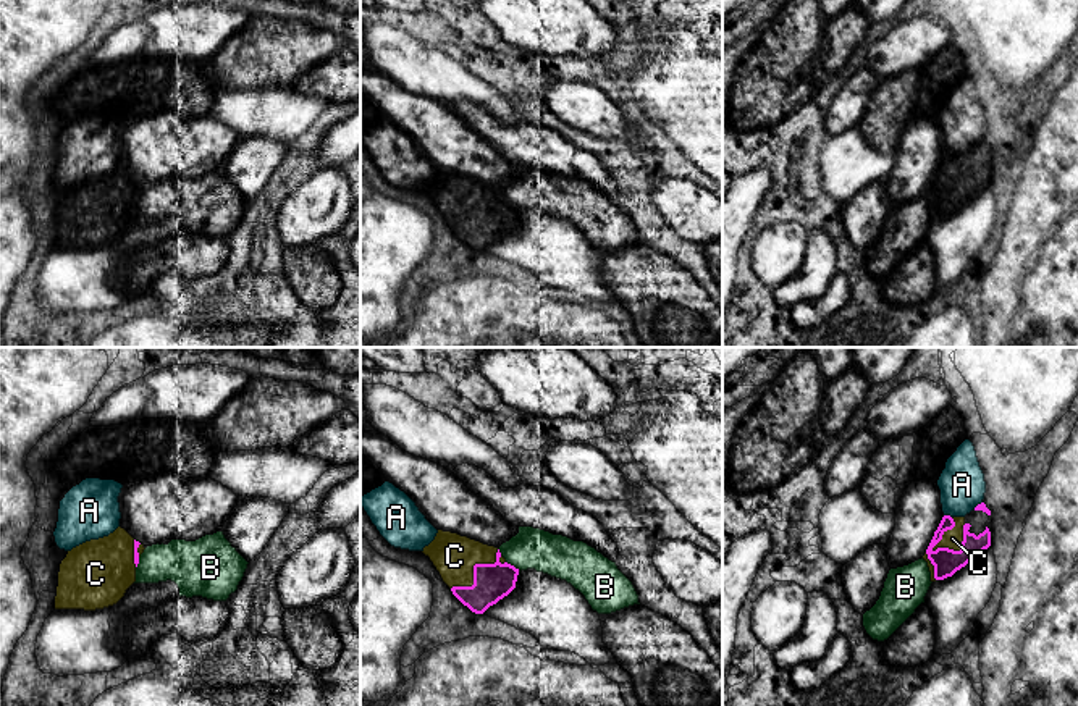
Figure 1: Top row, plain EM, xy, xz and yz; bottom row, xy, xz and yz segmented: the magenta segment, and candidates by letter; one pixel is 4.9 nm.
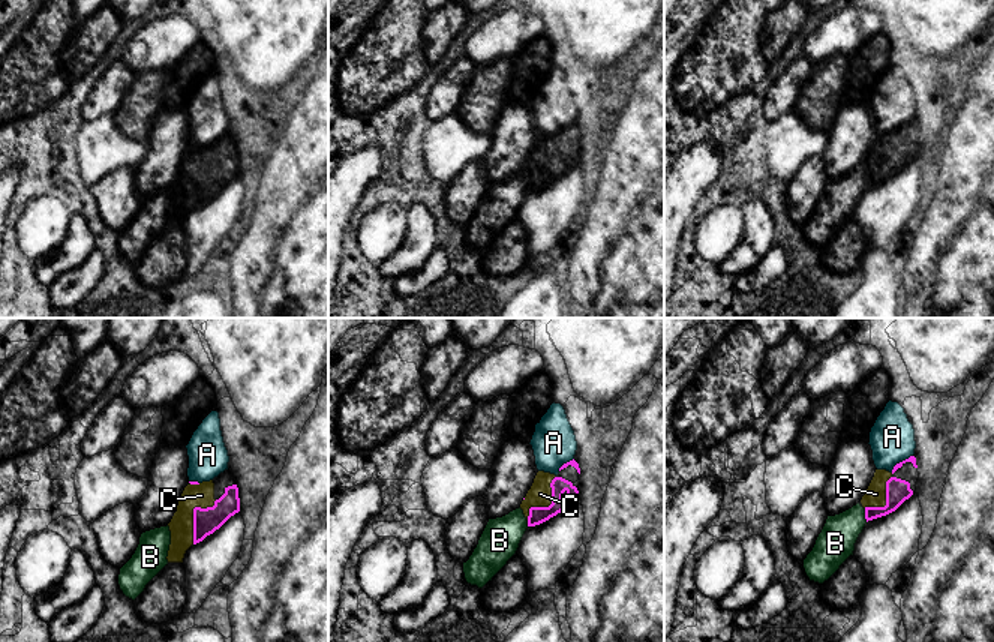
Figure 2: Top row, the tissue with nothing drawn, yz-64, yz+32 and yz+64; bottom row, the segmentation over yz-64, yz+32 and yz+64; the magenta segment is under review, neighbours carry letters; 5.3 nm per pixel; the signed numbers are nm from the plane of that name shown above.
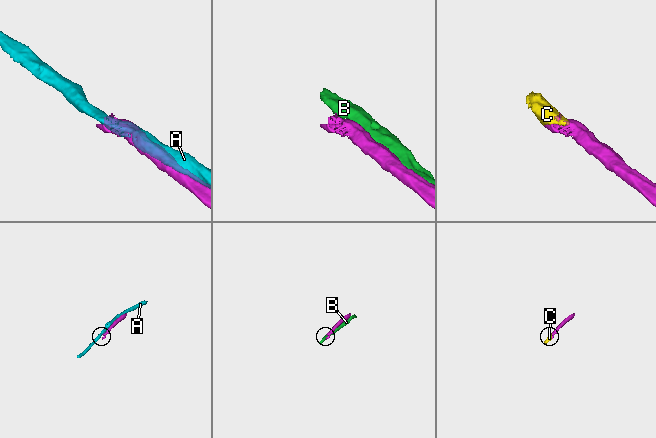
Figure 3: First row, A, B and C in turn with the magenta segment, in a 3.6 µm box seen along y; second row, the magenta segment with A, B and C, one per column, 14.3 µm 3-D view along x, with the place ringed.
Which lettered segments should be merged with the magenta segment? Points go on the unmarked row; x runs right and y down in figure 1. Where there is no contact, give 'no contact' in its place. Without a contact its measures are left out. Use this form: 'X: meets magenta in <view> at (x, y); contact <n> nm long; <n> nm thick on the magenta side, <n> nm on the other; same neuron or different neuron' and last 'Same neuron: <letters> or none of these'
A: meets magenta in yz at (947, 154); contact 40 nm long; 130 nm thick on the magenta side, 220 nm on the other; different neuron
B: meets magenta in xz at (513, 204); contact 80 nm long; 190 nm thick on the magenta side, 200 nm on the other; different neuron
C: meets magenta in yz at (957, 189); contact 220 nm long; 130 nm thick on the magenta side, 100 nm on the other; same neuron
Same neuron: C

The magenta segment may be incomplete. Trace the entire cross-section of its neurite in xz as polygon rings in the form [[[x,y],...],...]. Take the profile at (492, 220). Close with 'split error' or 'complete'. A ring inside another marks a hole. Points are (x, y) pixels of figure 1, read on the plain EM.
[[[438,168],[422,191],[453,233],[475,252],[483,252],[516,226],[519,207],[507,202],[495,184]]]; split error

